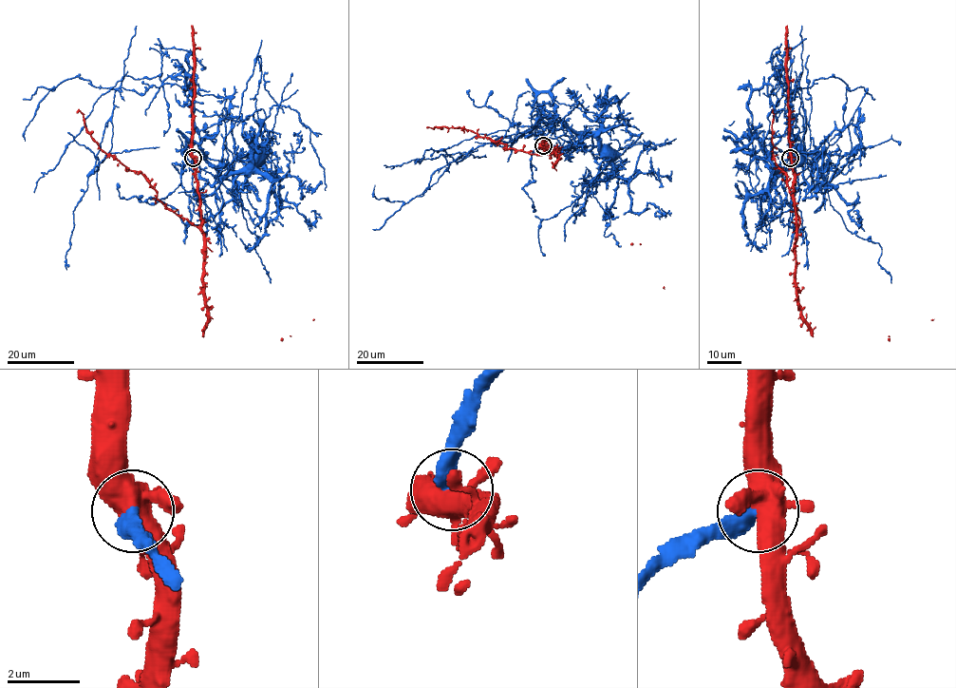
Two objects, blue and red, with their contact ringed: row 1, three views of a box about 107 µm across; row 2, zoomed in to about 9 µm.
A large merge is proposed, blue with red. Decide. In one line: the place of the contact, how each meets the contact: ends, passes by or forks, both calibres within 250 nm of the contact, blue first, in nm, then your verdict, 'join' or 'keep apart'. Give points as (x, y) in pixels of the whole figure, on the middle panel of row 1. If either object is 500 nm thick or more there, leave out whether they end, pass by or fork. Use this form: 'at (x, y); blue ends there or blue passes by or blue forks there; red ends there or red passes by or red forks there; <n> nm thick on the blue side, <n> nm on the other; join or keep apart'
at (543, 145); blue ends there; red forks there; 440 nm thick on the blue side, 480 nm on the other; keep apart

